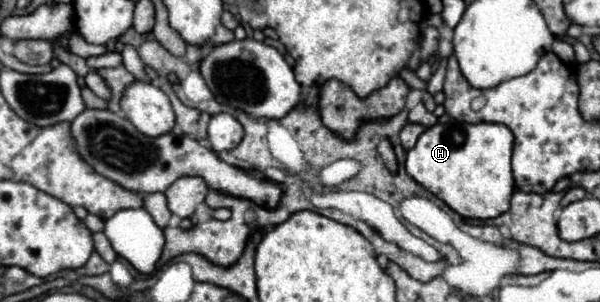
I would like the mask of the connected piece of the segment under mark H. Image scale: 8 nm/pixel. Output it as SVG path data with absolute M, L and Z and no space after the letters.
M437 123L433 127L427 127L417 139L415 147L407 151L407 173L427 191L443 199L461 217L491 219L509 209L509 201L515 191L515 179L511 171L511 149L513 133L501 123Z

